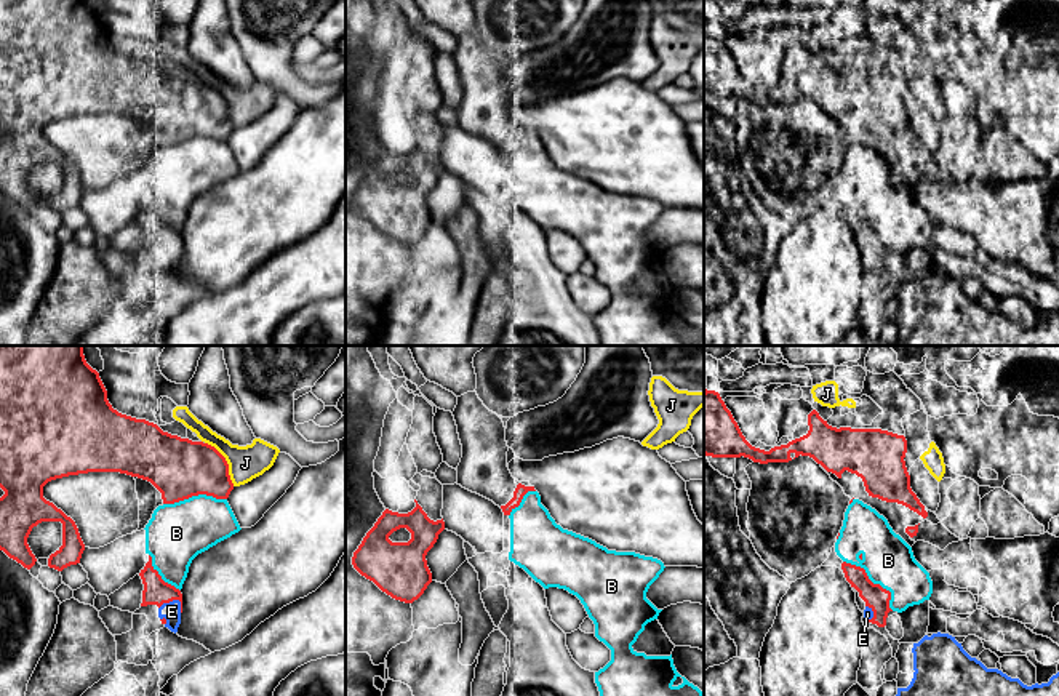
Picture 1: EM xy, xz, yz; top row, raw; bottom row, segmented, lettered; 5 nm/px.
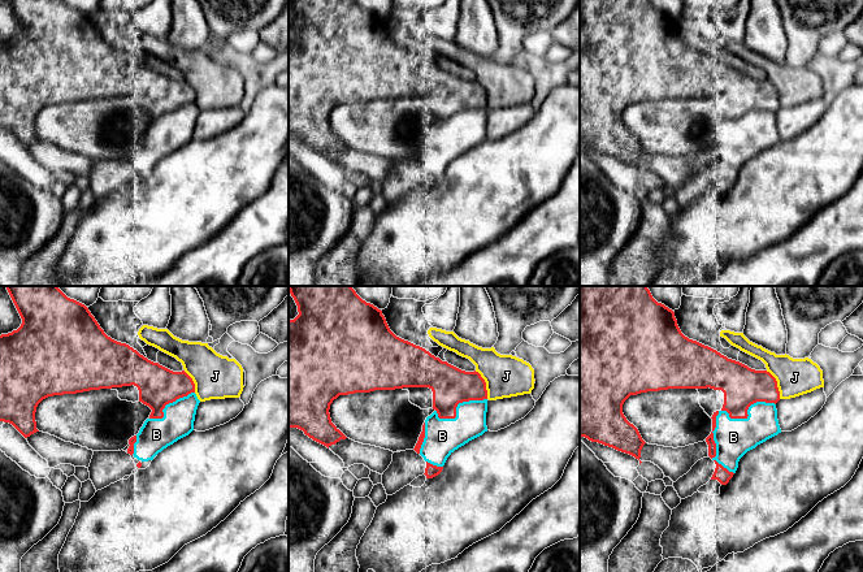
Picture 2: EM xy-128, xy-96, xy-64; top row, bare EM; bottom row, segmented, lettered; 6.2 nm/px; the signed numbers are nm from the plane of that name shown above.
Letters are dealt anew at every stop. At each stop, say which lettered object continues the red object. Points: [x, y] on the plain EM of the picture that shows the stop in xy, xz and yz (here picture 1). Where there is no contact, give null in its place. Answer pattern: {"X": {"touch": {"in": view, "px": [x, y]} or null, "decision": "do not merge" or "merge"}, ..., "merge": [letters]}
{"B": {"touch": {"in": "yz", "px": [872, 224]}, "decision": "do not merge"}, "E": {"touch": {"in": "xy", "px": [170, 242]}, "decision": "do not merge"}, "J": {"touch": {"in": "xy", "px": [226, 104]}, "decision": "do not merge"}, "merge": []}

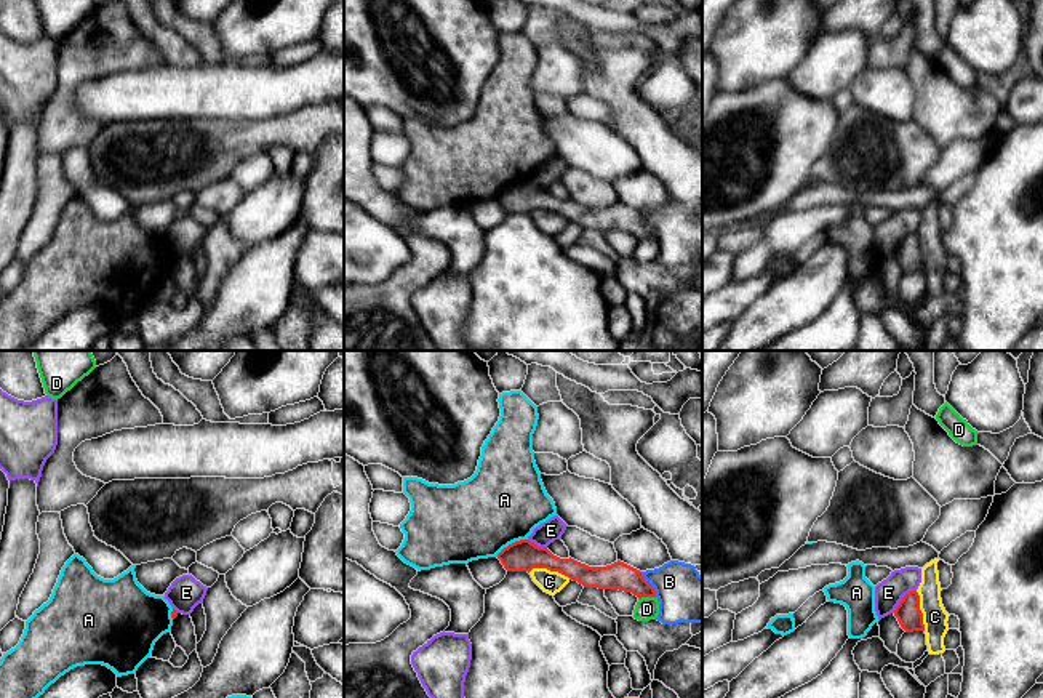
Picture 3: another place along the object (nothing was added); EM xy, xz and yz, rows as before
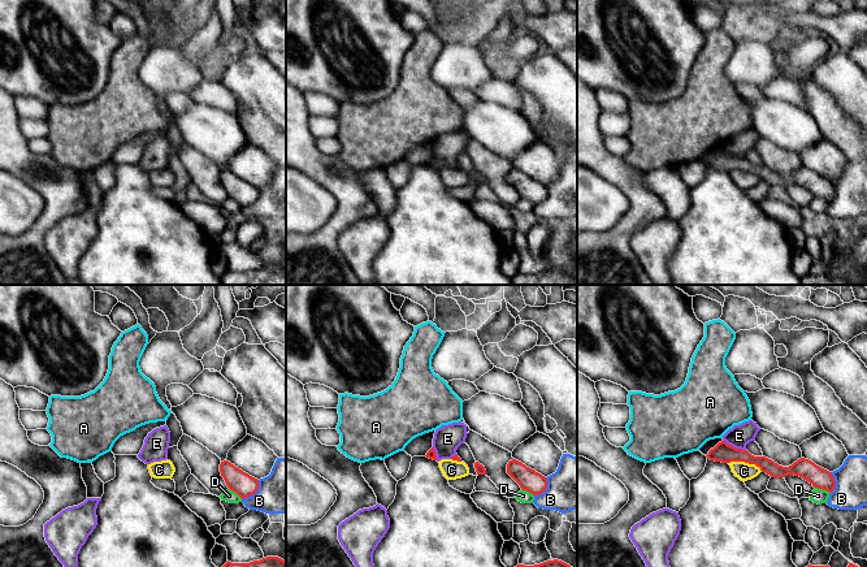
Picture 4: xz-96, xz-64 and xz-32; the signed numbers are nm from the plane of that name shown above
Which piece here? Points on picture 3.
{"A": {"touch": {"in": "xz", "px": [512, 184]}, "decision": "do not merge"}, "B": {"touch": {"in": "xz", "px": [650, 226]}, "decision": "do not merge"}, "C": {"touch": {"in": "xz", "px": [549, 210]}, "decision": "do not merge"}, "D": {"touch": {"in": "xz", "px": [647, 237]}, "decision": "do not merge"}, "E": {"touch": {"in": "yz", "px": [903, 240]}, "decision": "do not merge"}, "merge": []}

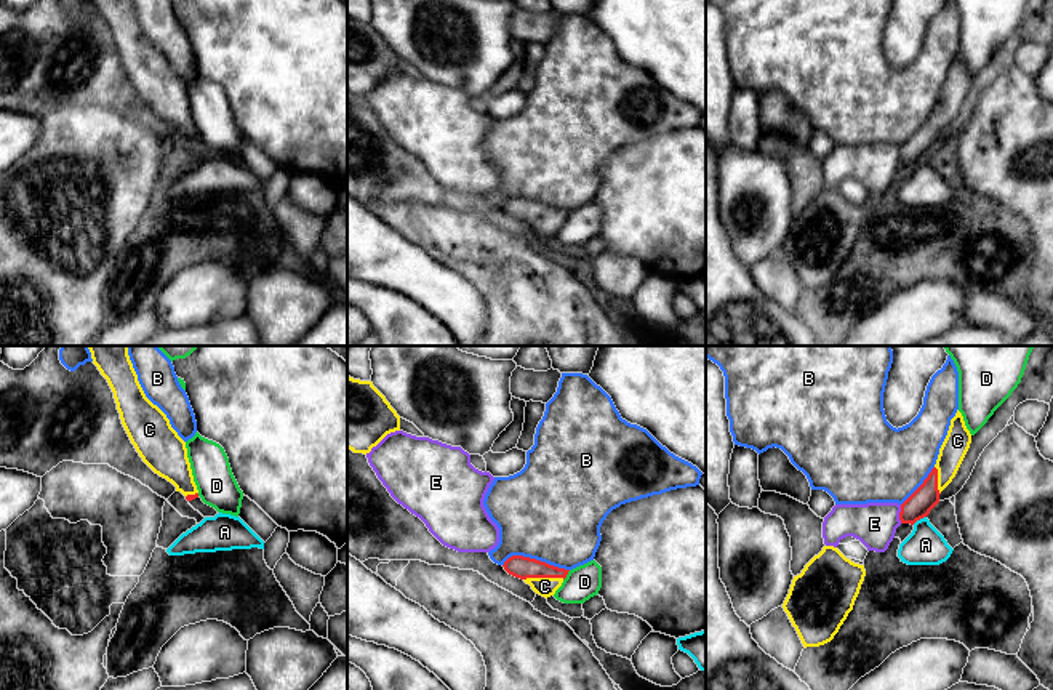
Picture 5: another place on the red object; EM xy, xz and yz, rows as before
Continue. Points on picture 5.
{"A": {"touch": {"in": "yz", "px": [919, 160]}, "decision": "do not merge"}, "B": {"touch": {"in": "xz", "px": [535, 200]}, "decision": "do not merge"}, "C": {"touch": {"in": "xz", "px": [543, 218]}, "decision": "merge"}, "D": {"touch": {"in": "xz", "px": [567, 215]}, "decision": "do not merge"}, "E": {"touch": {"in": "yz", "px": [900, 156]}, "decision": "do not merge"}, "merge": ["C"]}

